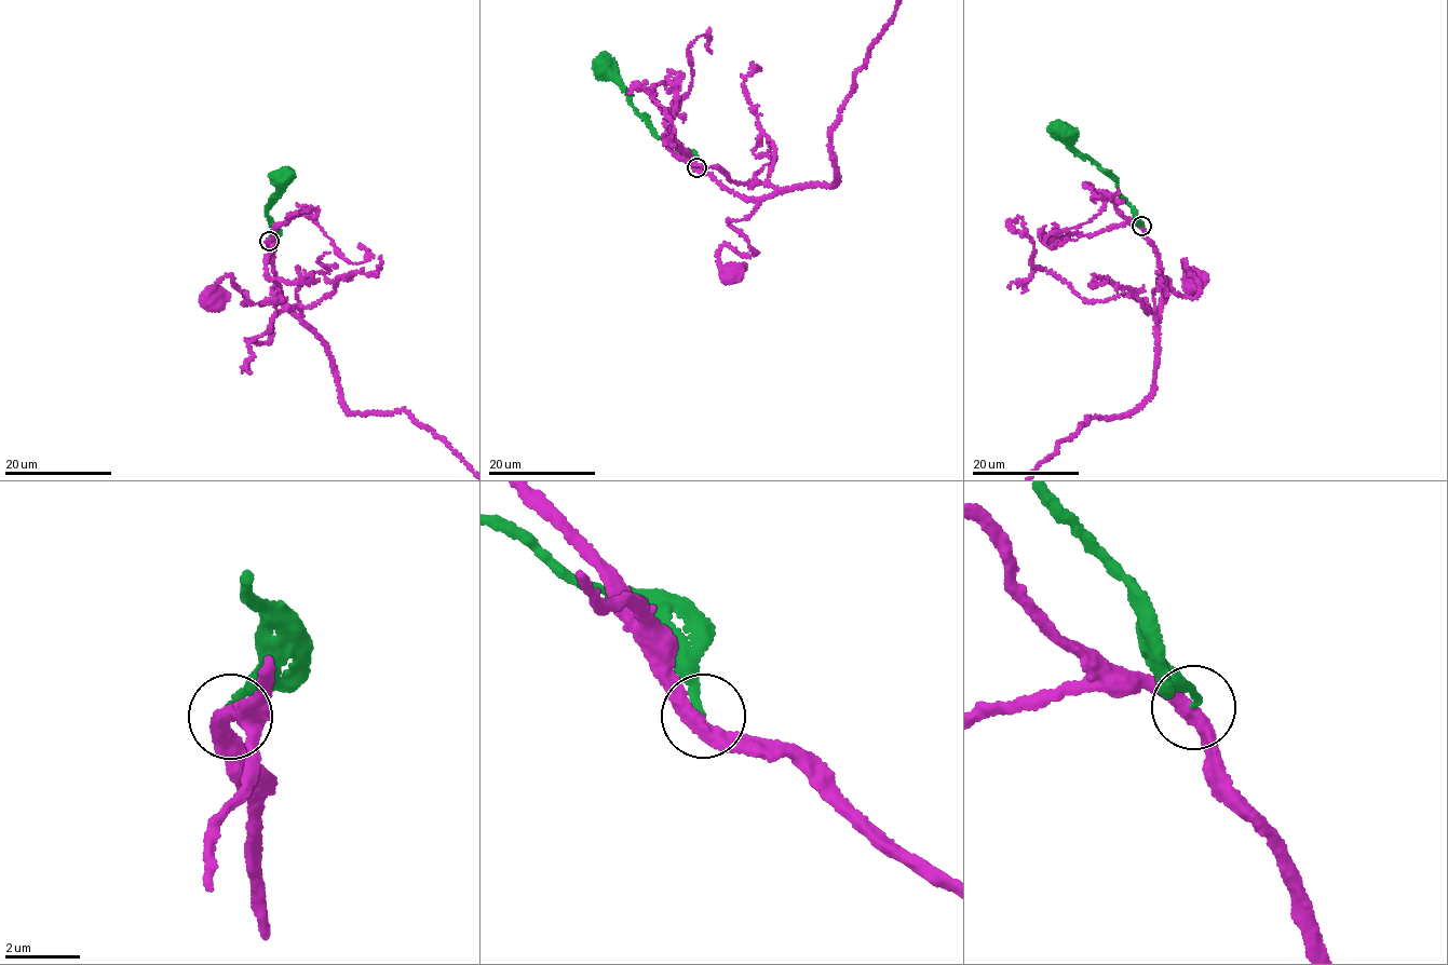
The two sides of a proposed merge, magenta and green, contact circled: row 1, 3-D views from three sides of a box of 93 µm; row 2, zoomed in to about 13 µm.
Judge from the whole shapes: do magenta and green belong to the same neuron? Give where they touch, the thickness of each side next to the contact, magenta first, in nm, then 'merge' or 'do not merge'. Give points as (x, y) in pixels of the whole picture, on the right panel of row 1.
place (1141, 226); calibres 400 and 180 nm; do not merge

